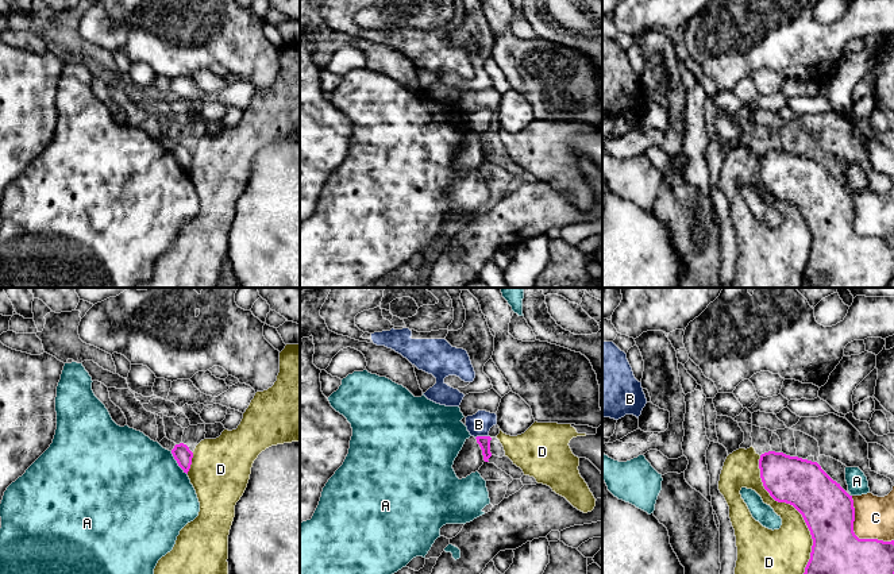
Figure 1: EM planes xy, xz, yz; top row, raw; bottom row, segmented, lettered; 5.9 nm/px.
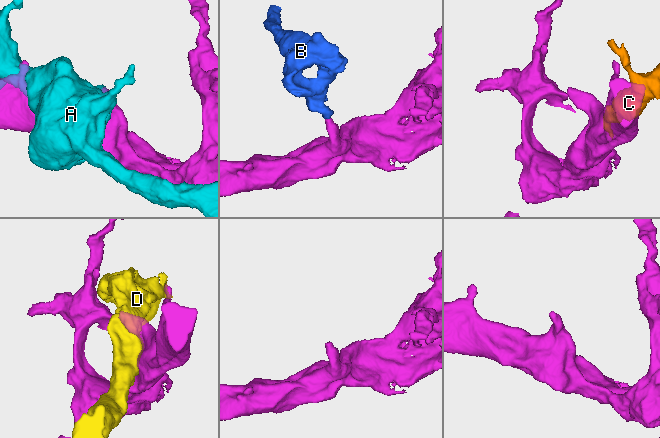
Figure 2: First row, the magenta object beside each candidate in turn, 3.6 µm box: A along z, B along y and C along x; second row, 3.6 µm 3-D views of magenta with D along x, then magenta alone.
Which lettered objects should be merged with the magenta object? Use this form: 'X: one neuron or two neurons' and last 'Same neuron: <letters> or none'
A: two neurons
B: two neurons
C: two neurons
D: two neurons
Same neuron: none

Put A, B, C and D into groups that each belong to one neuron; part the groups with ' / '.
A / B / C / D

